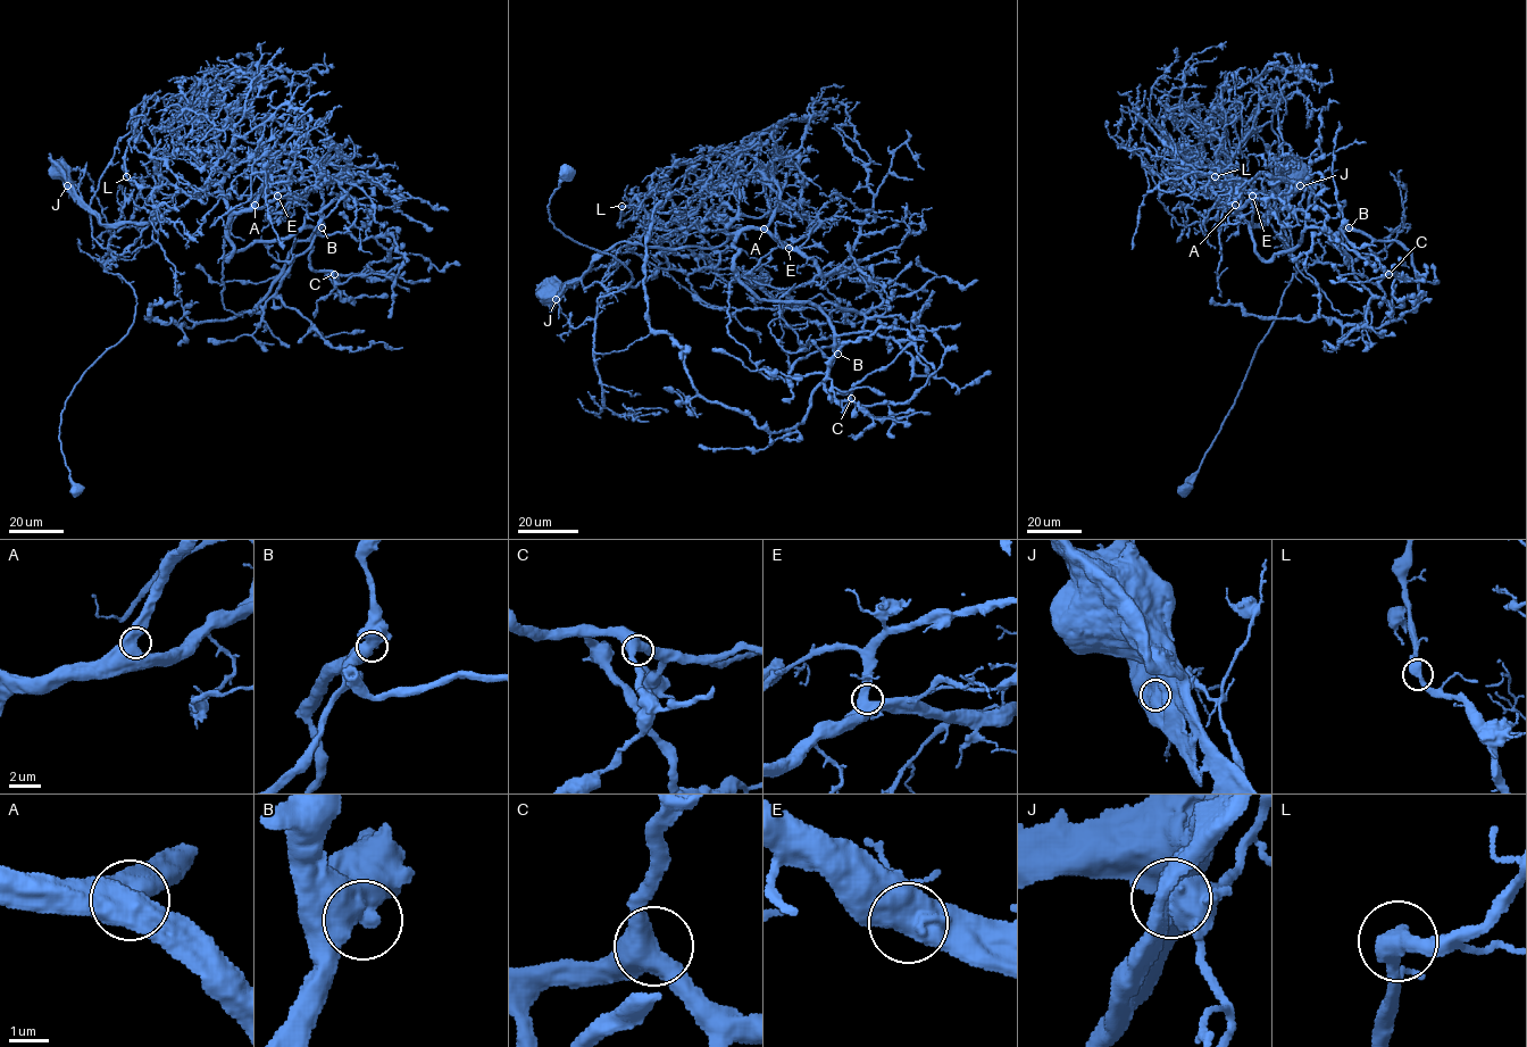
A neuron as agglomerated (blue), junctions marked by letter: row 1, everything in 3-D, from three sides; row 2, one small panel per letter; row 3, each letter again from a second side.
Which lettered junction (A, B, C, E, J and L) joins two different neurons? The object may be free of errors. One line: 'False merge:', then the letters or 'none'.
False merge: J

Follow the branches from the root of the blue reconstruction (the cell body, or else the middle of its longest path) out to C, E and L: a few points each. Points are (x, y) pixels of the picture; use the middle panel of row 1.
C: (547, 293), (622, 241), (714, 248), (734, 234), (734, 271), (760, 299), (825, 315), (825, 389), (851, 398)
E: (547, 293), (580, 277), (622, 241), (714, 248), (751, 227), (770, 232), (789, 248)
L: (547, 293), (622, 241), (683, 248), (727, 240), (718, 231), (657, 229), (637, 198), (622, 206)

